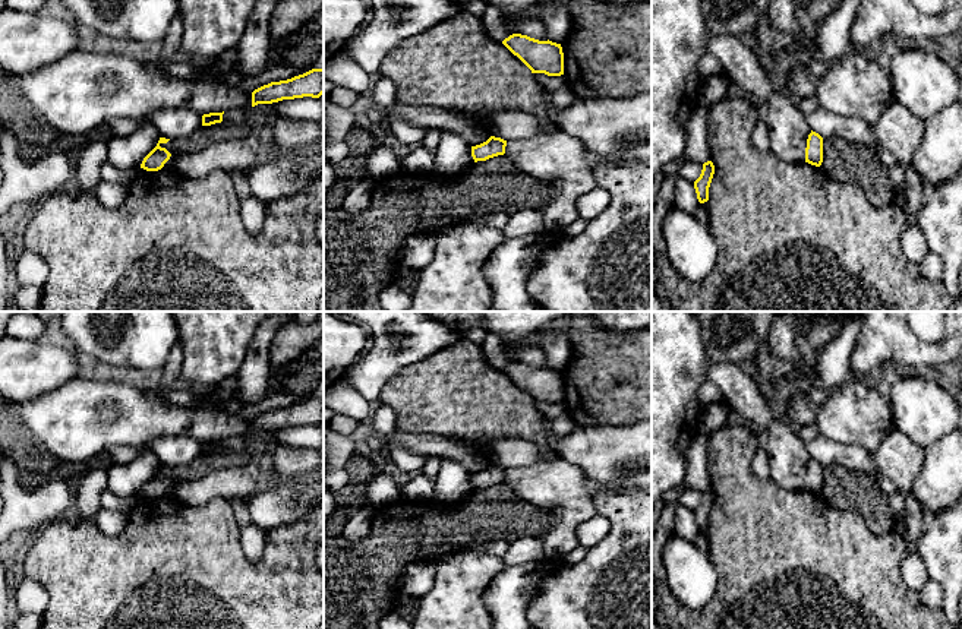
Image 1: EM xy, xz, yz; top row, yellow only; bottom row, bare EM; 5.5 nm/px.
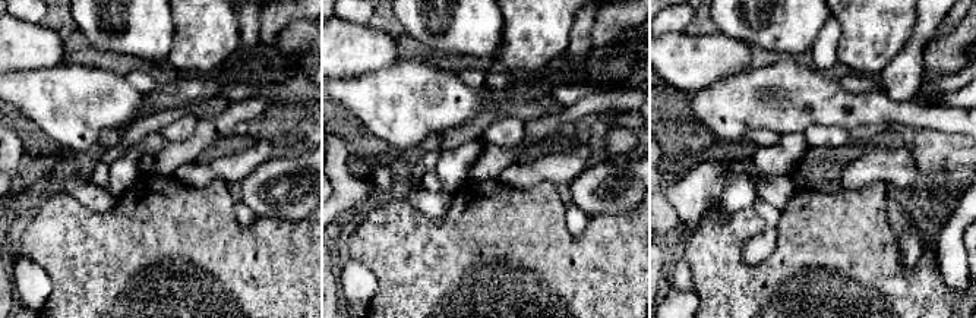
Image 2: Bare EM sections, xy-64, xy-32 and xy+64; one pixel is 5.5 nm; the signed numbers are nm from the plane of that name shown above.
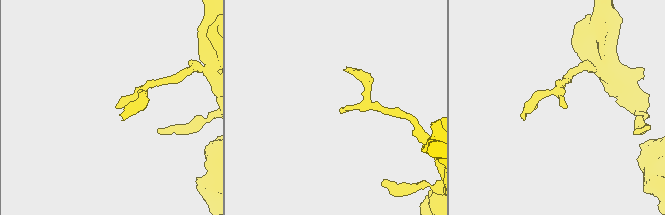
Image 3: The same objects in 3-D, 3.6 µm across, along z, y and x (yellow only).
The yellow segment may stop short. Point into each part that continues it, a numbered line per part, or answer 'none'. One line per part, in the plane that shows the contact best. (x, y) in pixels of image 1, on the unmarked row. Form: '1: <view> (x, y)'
none

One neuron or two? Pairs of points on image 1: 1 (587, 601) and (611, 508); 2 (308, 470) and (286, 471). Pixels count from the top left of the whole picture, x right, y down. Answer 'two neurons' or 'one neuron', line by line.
1: one neuron
2: one neuron

